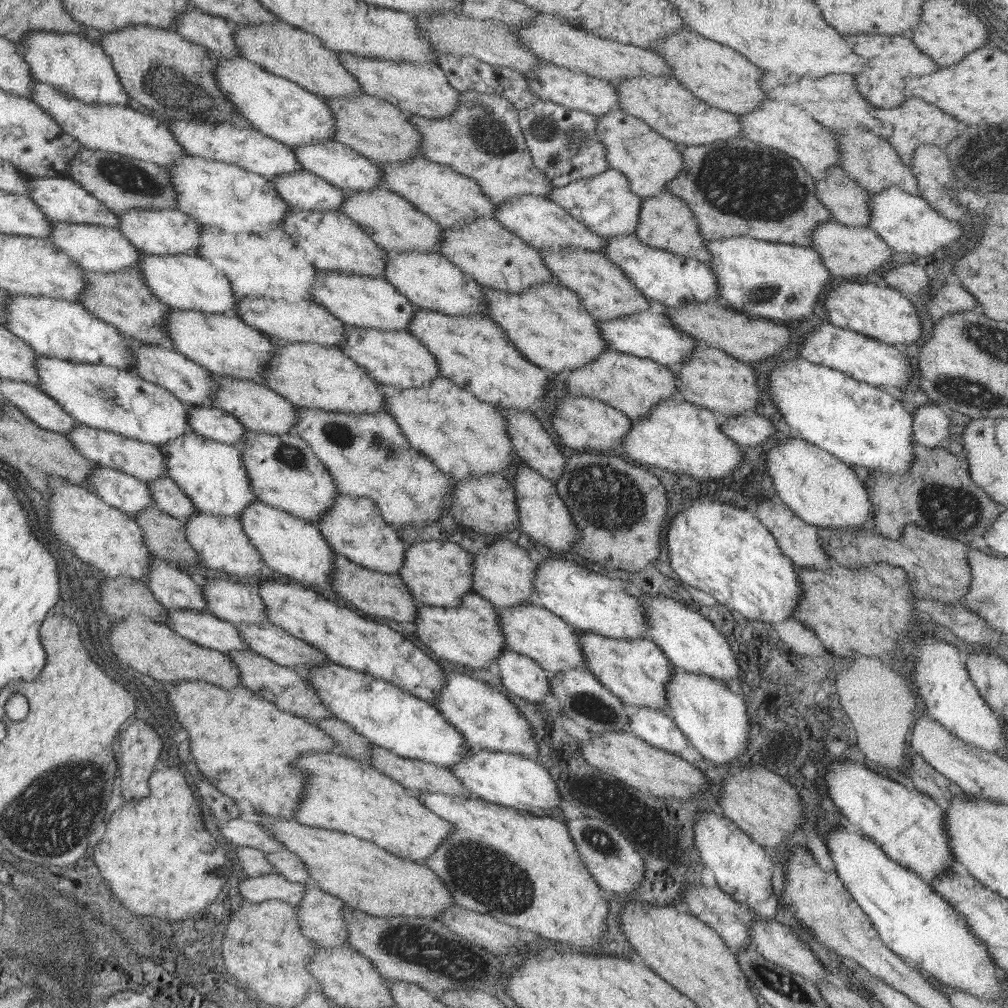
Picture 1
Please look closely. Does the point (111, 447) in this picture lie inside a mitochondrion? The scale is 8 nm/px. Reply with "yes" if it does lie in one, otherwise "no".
no

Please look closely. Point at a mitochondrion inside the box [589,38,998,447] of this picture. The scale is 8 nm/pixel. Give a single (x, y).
(749, 187)

